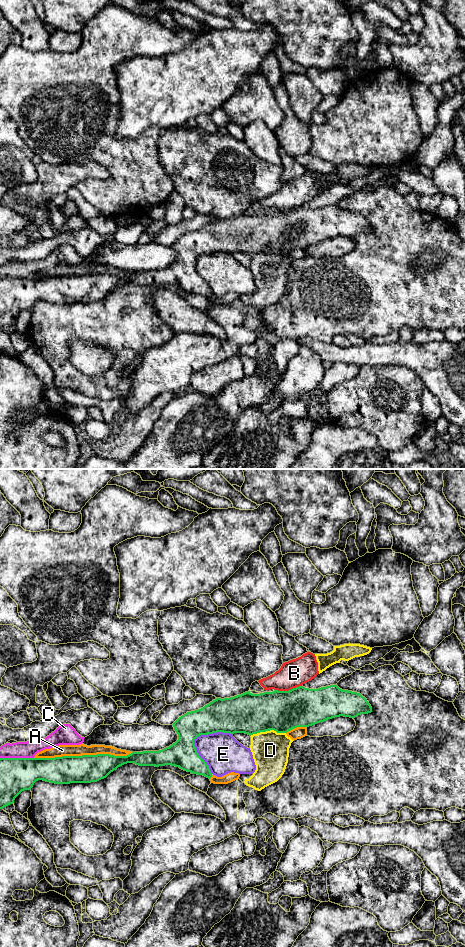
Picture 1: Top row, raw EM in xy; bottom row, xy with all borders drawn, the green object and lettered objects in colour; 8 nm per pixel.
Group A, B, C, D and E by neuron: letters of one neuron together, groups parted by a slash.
A / B / C / D / E

